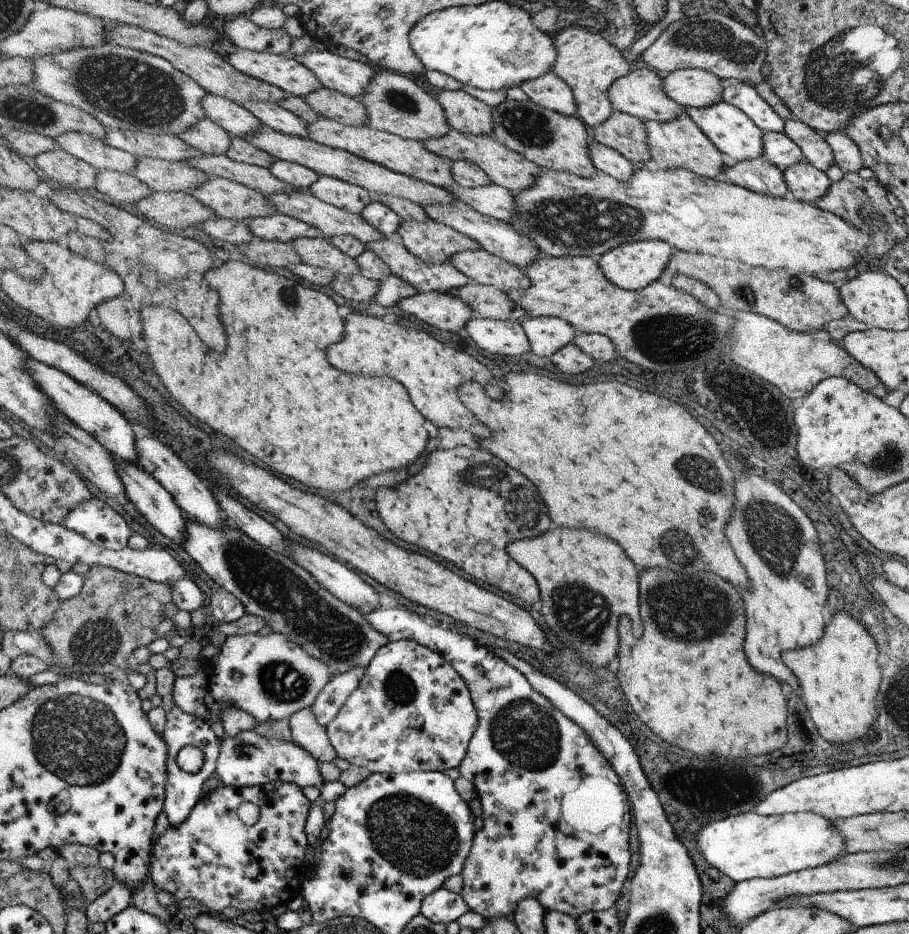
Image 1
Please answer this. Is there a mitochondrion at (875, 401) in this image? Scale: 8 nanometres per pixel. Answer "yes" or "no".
no

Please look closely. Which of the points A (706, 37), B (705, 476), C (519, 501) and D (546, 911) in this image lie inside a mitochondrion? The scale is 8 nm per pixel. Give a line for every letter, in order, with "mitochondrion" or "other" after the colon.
A: mitochondrion
B: mitochondrion
C: mitochondrion
D: other

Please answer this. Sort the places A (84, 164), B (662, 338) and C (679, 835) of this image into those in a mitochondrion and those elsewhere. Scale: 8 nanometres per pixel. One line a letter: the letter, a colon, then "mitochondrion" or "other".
A: other
B: mitochondrion
C: other

